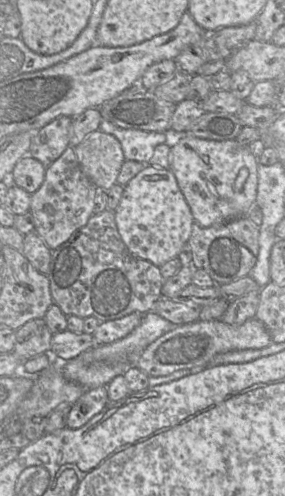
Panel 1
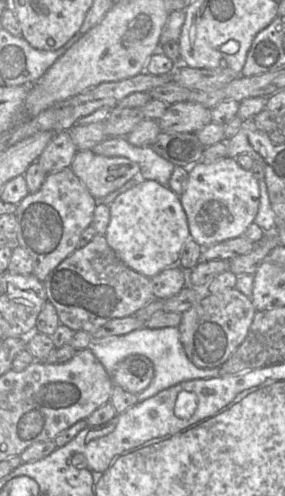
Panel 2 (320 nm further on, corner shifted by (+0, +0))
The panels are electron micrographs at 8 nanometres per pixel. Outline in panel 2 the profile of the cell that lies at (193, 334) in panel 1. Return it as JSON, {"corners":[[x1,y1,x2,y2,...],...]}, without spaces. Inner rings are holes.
{"corners":[[135,354,120,362,111,374,114,385,138,395,154,377,154,365,146,356]]}

